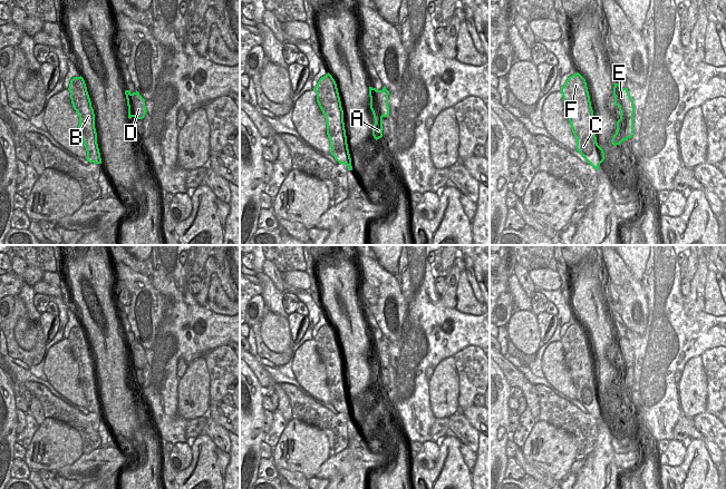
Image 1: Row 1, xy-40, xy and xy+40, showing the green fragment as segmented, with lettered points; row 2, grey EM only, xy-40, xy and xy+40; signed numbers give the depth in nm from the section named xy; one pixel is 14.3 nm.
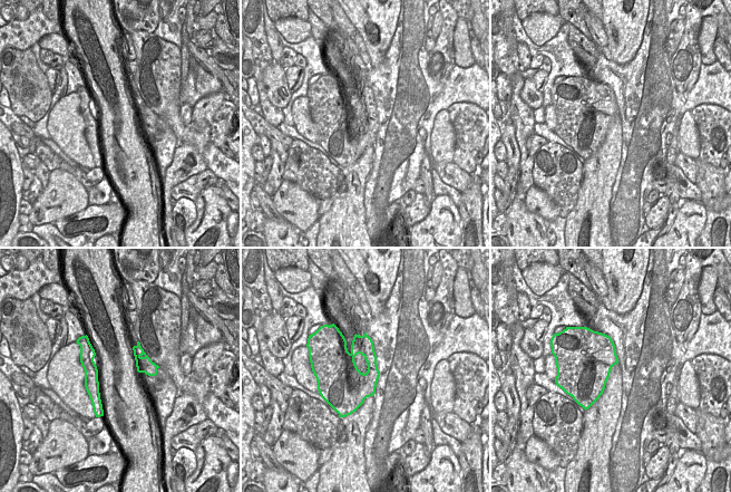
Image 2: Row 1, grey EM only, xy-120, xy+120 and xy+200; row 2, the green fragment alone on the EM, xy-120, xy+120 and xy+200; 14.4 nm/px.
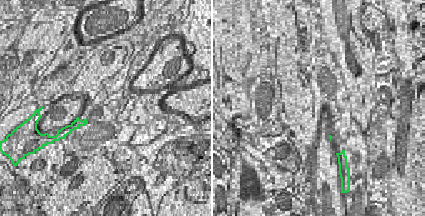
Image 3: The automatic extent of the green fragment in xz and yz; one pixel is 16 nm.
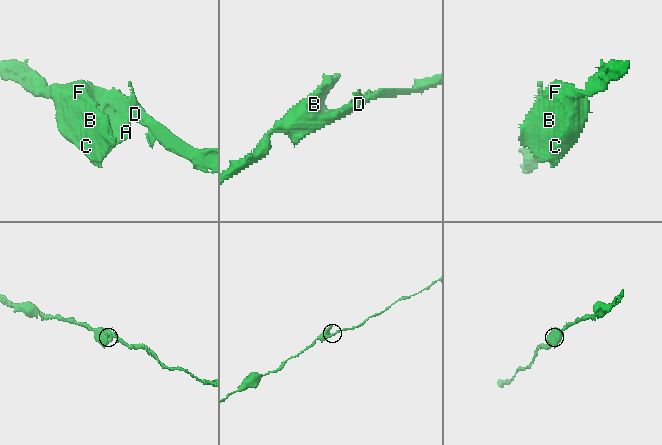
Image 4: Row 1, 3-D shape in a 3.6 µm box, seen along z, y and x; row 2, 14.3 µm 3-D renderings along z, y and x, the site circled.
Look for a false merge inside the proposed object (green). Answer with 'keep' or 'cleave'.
keep

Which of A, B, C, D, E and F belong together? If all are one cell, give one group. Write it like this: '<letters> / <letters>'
A B C D E F

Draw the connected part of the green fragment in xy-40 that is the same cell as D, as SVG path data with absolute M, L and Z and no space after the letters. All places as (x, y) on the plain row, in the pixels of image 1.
M125 340L127 355L128 355L128 368L136 366L137 369L143 369L146 364L145 349L136 340L130 342L130 340Z

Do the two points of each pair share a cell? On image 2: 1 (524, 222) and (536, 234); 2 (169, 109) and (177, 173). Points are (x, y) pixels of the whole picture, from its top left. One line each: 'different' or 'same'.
1: same
2: different

